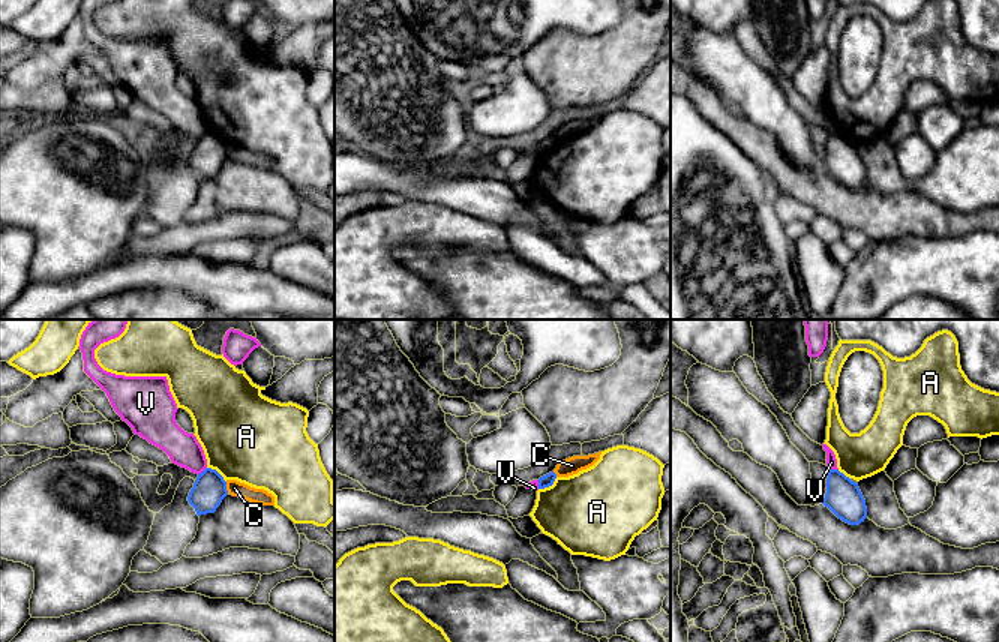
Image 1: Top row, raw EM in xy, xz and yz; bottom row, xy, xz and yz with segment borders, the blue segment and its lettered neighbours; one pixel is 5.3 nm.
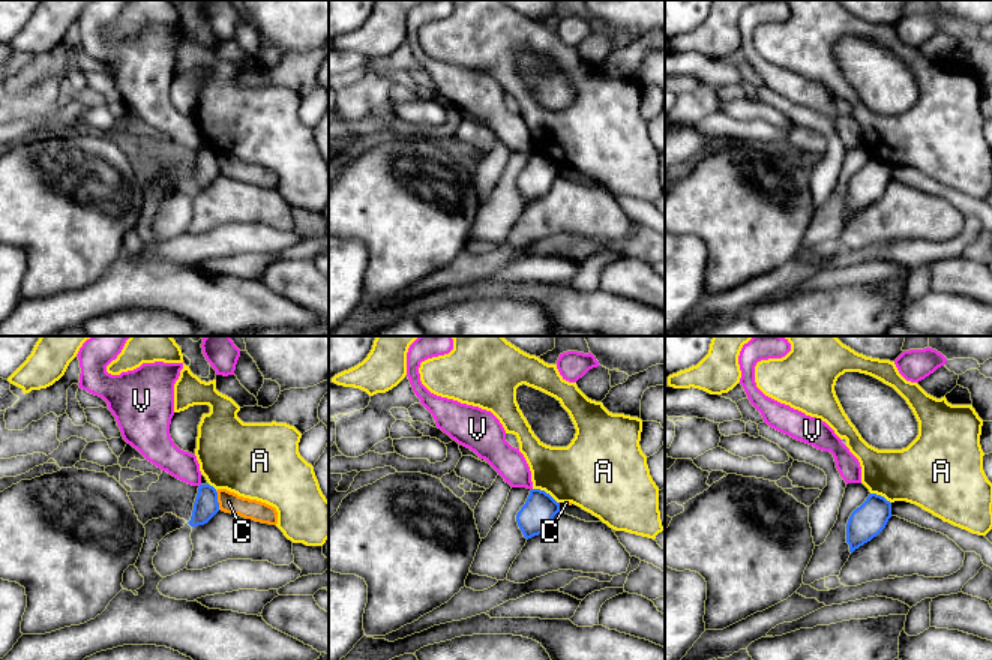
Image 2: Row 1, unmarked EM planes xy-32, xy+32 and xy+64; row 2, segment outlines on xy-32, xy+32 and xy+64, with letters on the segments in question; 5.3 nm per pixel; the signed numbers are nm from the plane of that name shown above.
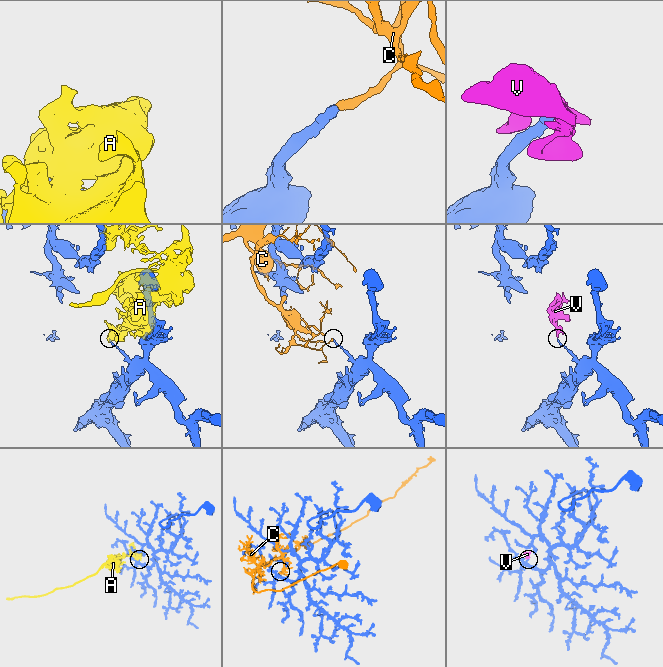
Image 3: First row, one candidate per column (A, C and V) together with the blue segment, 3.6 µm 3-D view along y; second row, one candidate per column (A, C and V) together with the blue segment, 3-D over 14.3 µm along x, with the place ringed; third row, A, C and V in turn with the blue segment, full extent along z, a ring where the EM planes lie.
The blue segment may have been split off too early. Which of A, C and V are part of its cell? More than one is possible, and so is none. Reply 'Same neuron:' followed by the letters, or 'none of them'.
Same neuron: none of them

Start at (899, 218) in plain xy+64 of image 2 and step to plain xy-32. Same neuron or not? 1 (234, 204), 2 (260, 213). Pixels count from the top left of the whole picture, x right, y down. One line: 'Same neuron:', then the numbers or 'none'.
Same neuron: 1, 2

